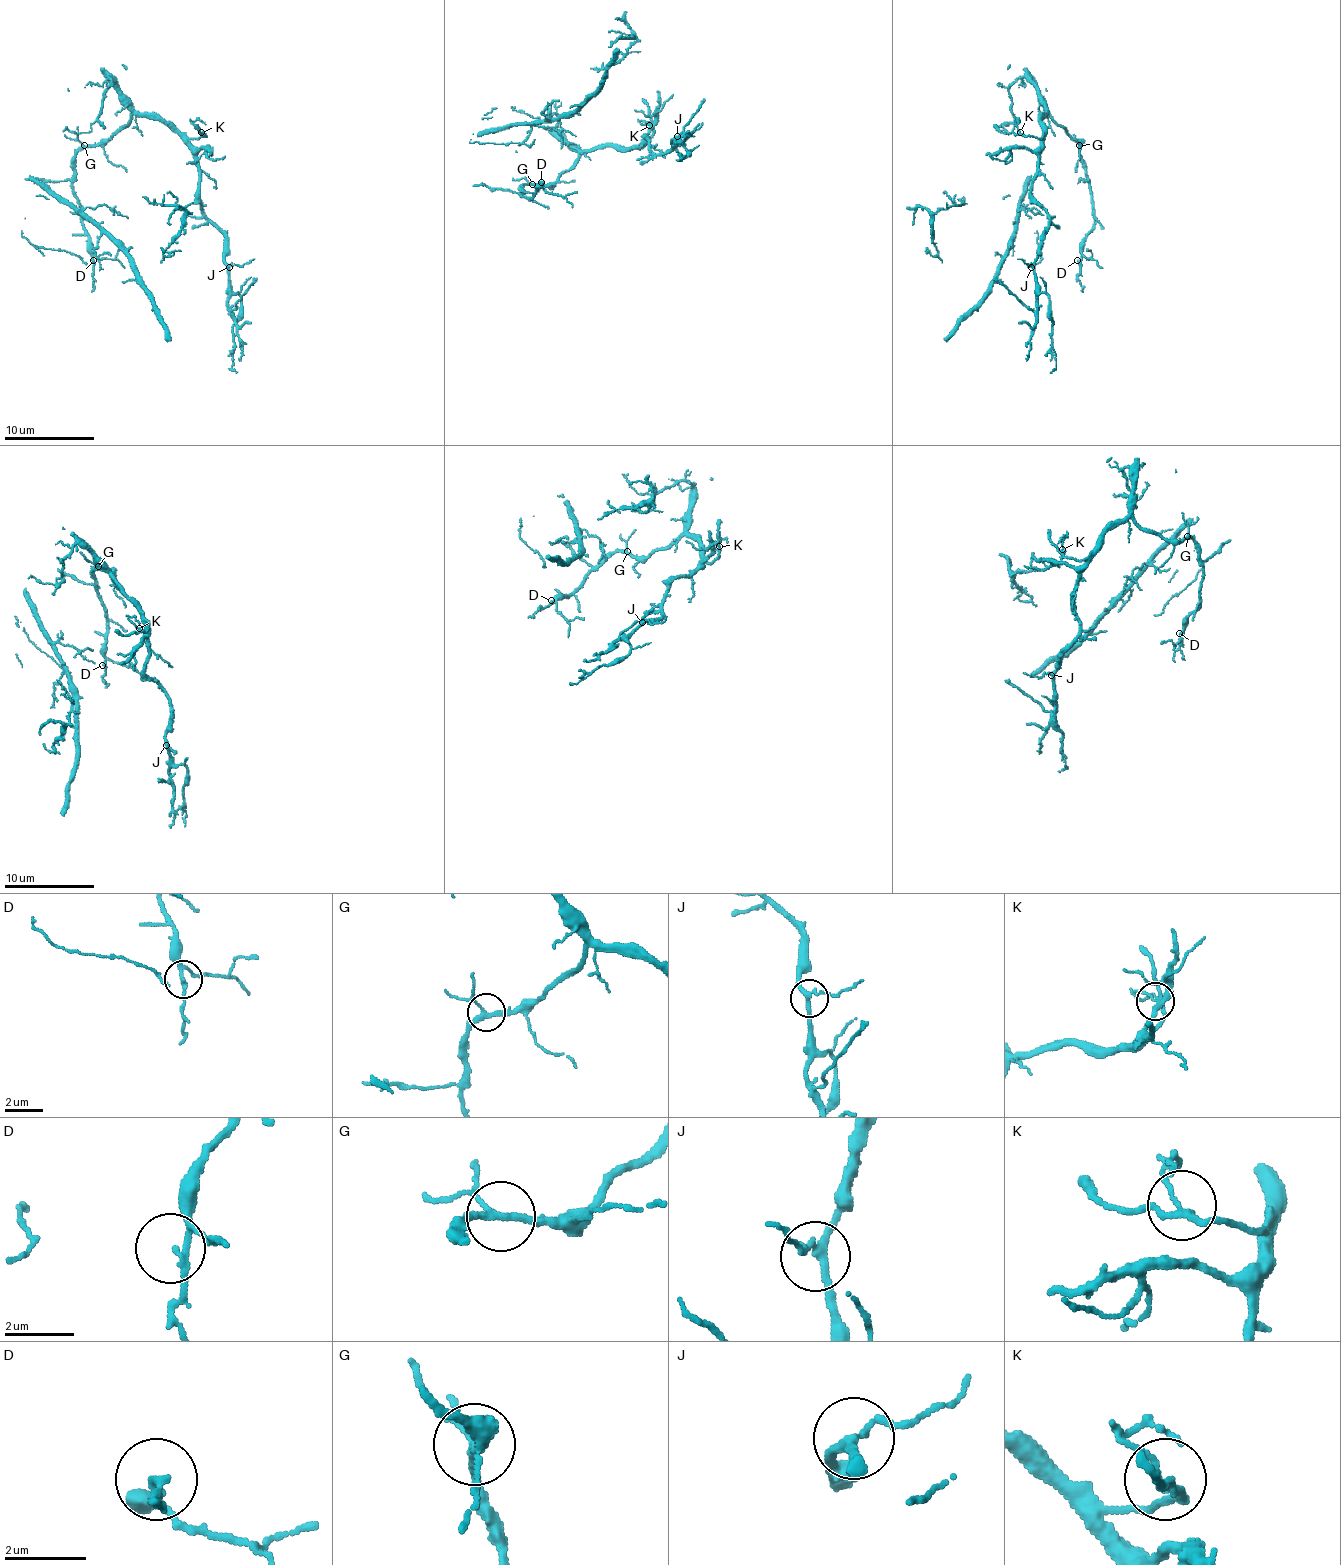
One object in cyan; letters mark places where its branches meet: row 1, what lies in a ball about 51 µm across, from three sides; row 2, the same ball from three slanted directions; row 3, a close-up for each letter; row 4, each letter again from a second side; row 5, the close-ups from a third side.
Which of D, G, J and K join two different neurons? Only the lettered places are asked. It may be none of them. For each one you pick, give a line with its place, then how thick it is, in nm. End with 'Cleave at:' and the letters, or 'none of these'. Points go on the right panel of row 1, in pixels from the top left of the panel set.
Cleave at: none of these

